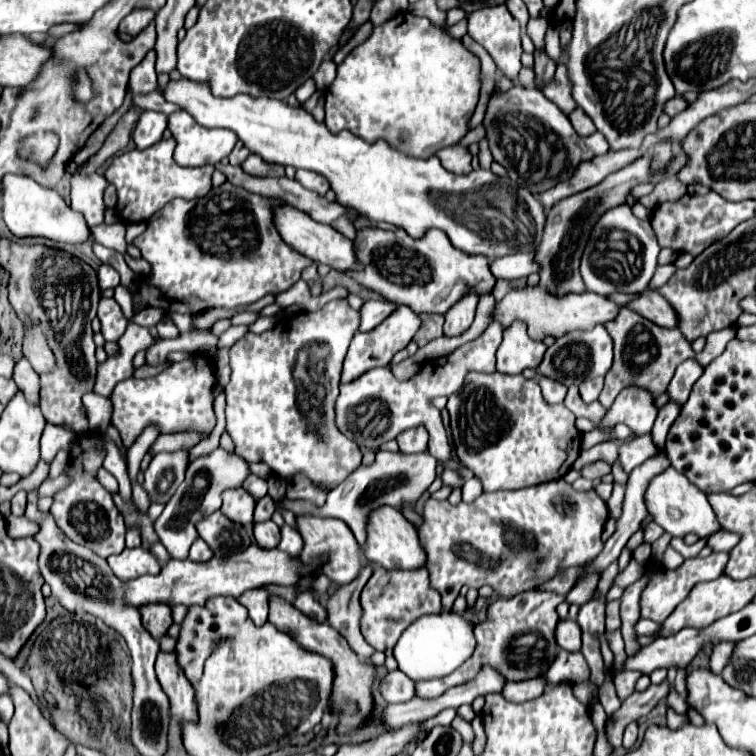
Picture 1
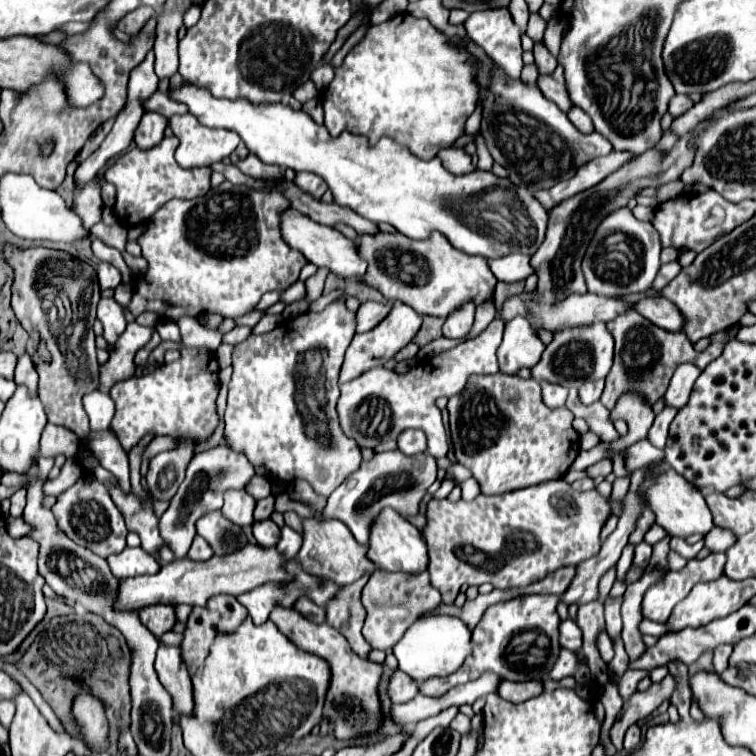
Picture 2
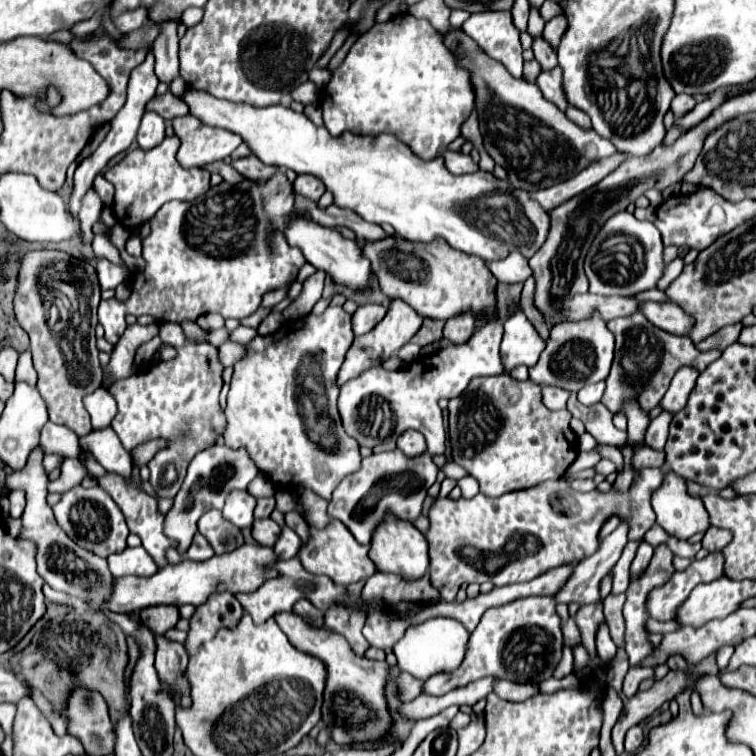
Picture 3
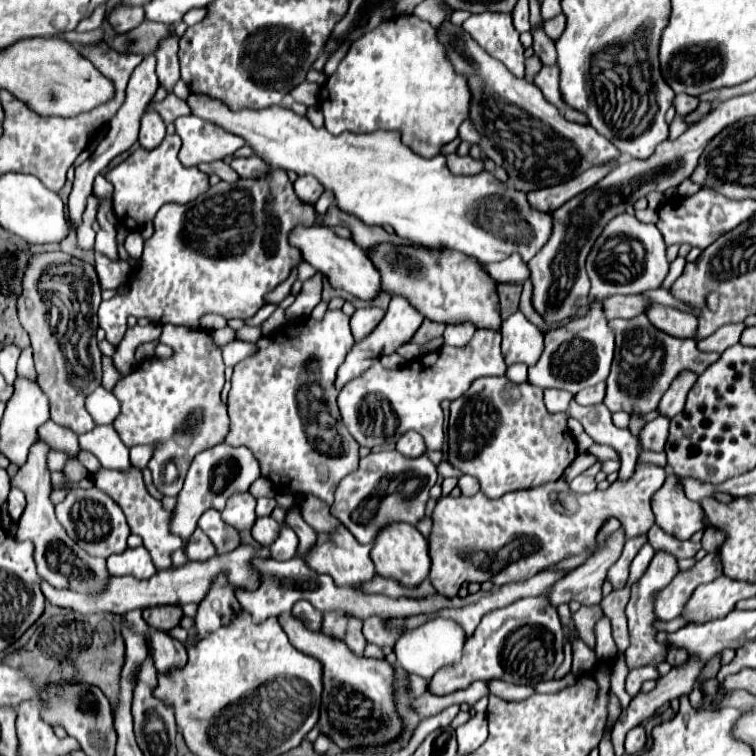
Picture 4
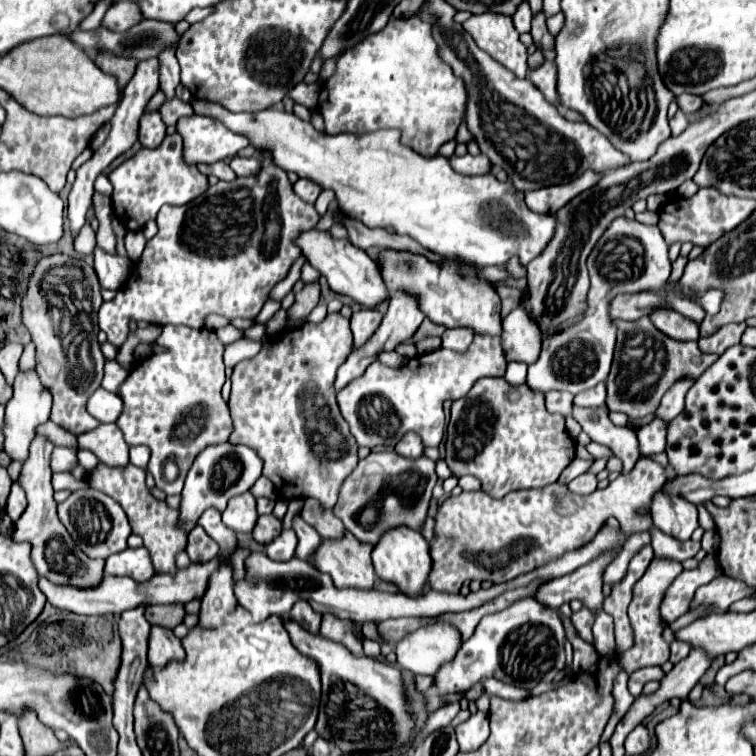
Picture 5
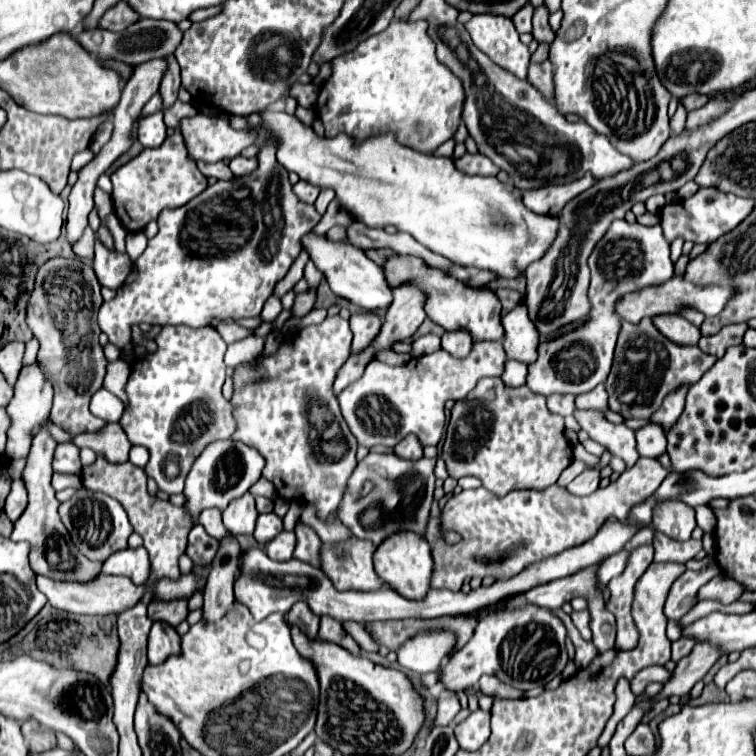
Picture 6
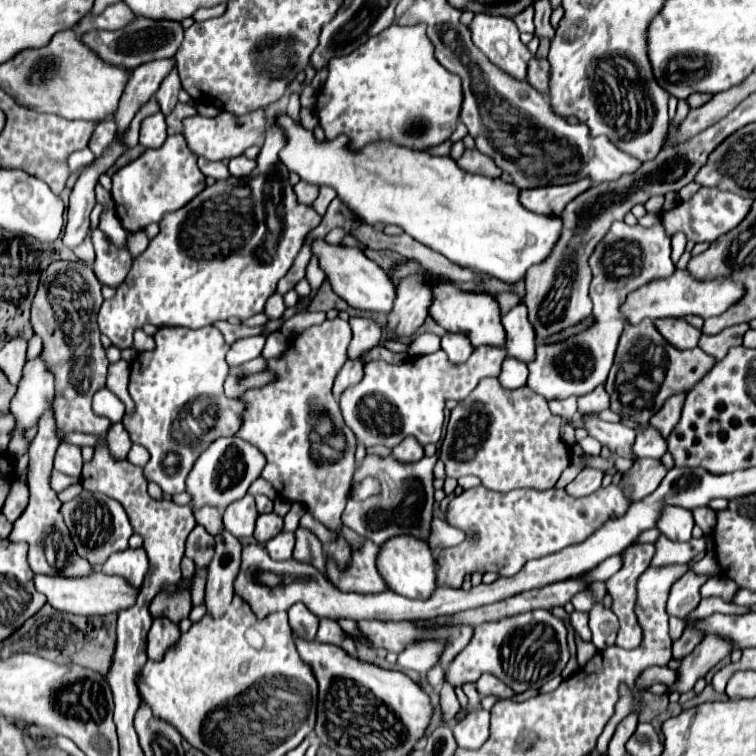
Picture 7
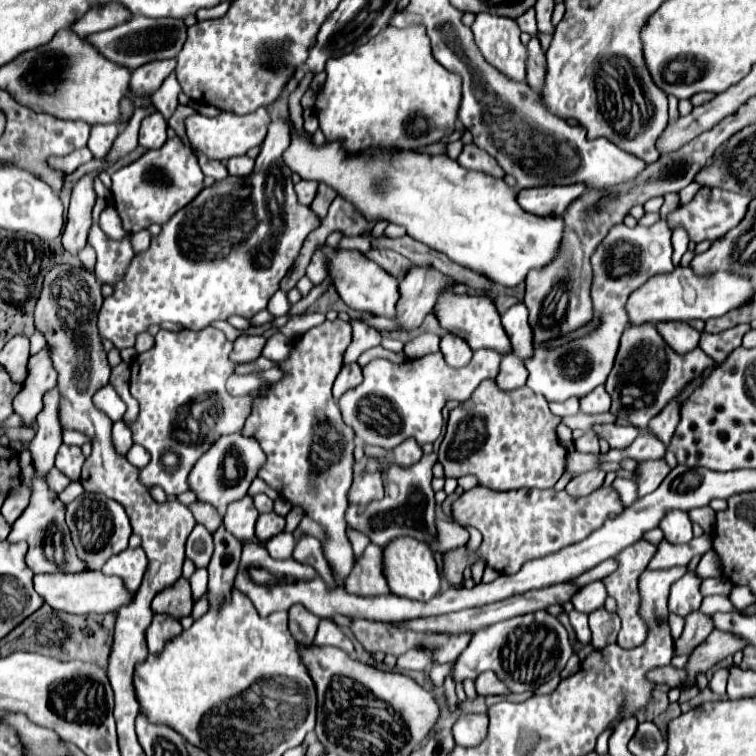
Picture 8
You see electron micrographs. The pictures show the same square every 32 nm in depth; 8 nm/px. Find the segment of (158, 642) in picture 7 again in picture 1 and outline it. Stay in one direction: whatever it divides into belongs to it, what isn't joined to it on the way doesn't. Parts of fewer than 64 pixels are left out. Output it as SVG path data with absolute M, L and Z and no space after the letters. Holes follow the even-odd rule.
M174 652L158 654L156 678L170 700L170 714L178 720L178 724L182 726L186 722L196 722L198 710L196 710L196 700L194 700L194 688L188 684L188 680L184 680L176 664Z

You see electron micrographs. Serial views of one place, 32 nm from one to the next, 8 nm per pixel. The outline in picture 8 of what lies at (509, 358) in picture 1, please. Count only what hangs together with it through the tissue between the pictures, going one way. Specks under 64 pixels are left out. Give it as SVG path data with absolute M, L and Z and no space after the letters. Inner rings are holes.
M522 302L512 306L506 314L502 314L502 326L510 338L514 356L526 360L528 356L534 354L534 344L532 344L534 334L528 324L528 310Z

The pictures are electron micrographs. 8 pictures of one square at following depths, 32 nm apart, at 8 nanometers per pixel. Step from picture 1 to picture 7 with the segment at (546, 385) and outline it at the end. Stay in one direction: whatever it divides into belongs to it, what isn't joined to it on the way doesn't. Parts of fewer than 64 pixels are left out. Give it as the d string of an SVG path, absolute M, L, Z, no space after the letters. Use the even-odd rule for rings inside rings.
M568 396L564 400L550 400L548 406L550 406L550 410L554 414L558 414L562 418L570 418L570 416L574 416L578 412L578 408L576 408L576 396Z

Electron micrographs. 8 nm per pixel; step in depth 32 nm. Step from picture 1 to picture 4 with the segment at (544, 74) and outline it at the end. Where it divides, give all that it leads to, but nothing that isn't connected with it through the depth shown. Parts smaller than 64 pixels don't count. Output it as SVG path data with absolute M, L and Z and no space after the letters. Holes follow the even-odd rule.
M534 30L532 32L534 36L534 54L540 58L540 62L544 66L554 66L556 64L556 48L554 48L554 42L544 34L544 30Z

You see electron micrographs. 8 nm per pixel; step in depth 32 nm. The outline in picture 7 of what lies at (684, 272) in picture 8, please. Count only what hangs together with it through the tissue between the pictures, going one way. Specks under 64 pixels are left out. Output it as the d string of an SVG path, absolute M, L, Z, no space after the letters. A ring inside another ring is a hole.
M676 270L668 280L654 280L644 288L632 292L626 302L620 306L624 318L632 324L640 324L644 318L684 318L686 314L700 314L702 318L720 316L732 302L736 302L744 294L744 286L732 280L712 280L712 282L698 282L694 280L688 270Z

